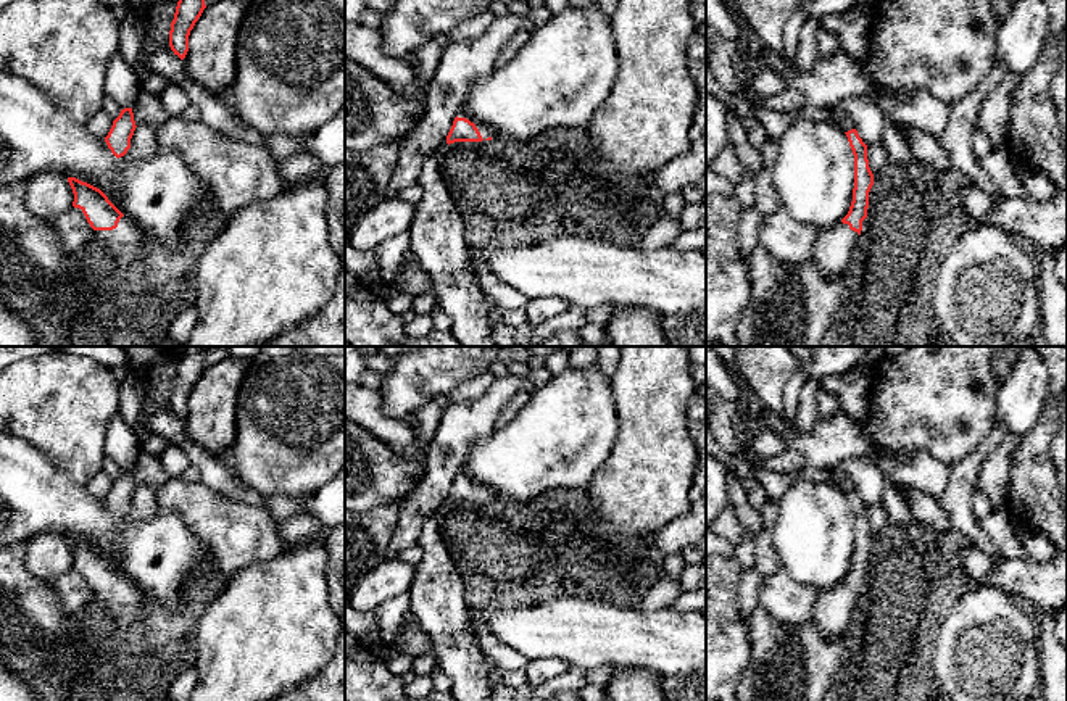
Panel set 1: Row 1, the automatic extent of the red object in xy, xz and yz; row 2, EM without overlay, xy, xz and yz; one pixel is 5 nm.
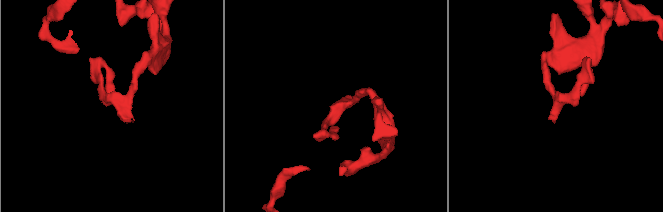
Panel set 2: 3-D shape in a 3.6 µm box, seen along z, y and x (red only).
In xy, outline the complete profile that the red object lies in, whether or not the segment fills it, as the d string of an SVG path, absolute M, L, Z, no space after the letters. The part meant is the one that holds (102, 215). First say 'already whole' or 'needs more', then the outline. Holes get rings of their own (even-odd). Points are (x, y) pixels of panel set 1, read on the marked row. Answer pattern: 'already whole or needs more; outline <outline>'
needs more; outline M68 177L74 193L73 206L79 208L103 248L114 258L118 268L137 263L145 251L142 230L124 216L97 187L76 177Z

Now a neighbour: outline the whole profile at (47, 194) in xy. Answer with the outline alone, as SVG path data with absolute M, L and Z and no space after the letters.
M42 171L32 176L23 187L27 209L45 221L52 222L73 206L73 189L63 174L55 171Z

